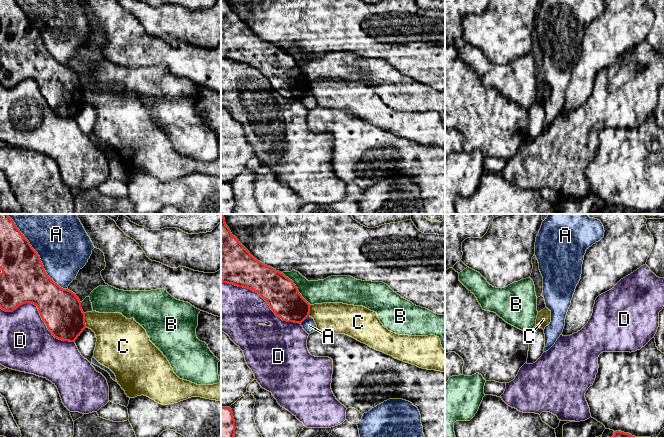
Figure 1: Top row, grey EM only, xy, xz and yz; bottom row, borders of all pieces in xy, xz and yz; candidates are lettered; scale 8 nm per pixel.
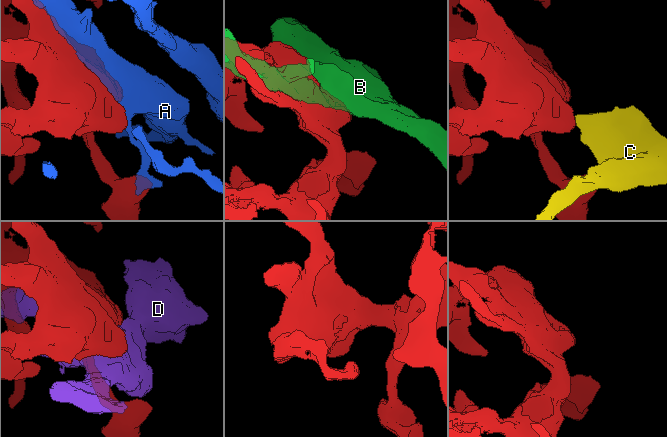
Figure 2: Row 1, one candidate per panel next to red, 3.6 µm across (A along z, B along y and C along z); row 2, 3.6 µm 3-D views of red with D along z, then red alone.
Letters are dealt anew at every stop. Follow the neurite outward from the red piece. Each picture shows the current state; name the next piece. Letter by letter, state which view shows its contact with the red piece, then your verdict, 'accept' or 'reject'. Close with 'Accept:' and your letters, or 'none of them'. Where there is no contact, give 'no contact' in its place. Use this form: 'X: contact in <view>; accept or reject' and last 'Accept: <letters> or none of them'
A: contact in xy; reject
B: contact in xz; reject
C: contact in xy; reject
D: contact in xy; reject
Accept: none of them

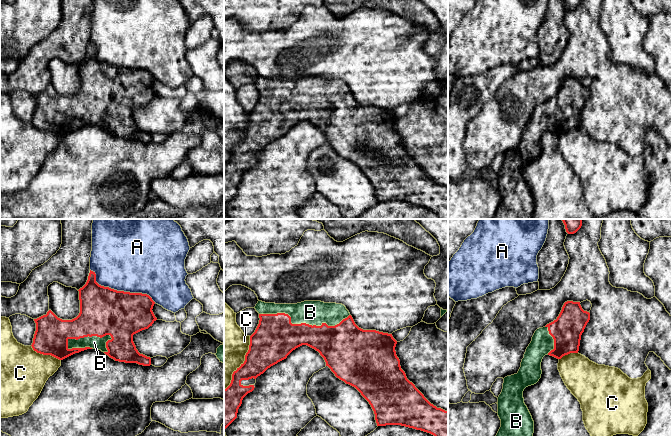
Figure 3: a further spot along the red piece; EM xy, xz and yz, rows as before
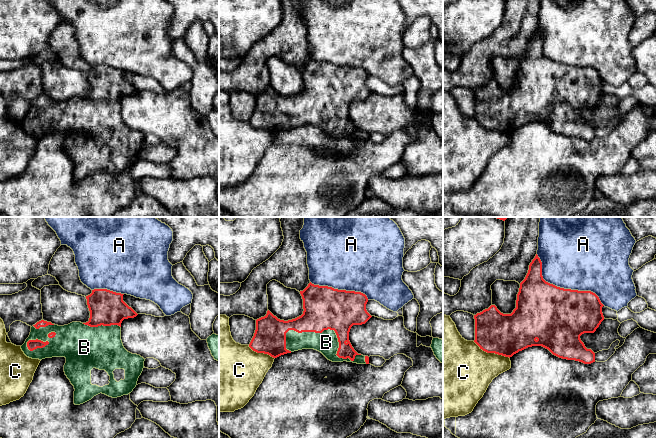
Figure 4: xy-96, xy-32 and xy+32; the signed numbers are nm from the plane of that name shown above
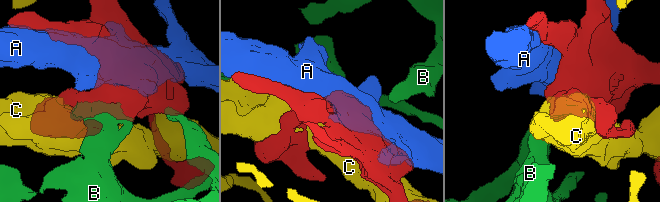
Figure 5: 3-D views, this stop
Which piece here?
A: contact in xy; reject
B: contact in xy; accept
C: contact in xy; reject
Accept: B

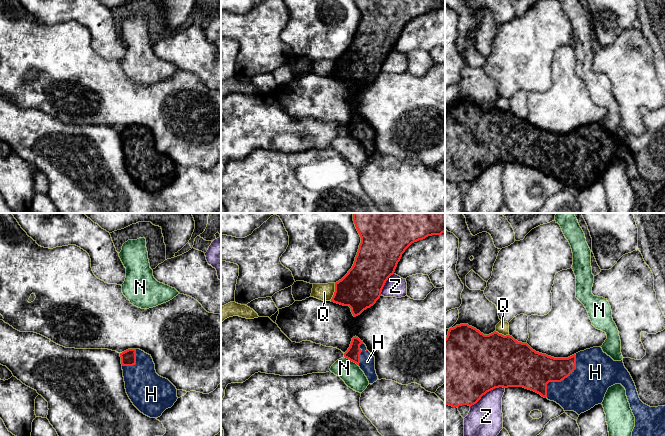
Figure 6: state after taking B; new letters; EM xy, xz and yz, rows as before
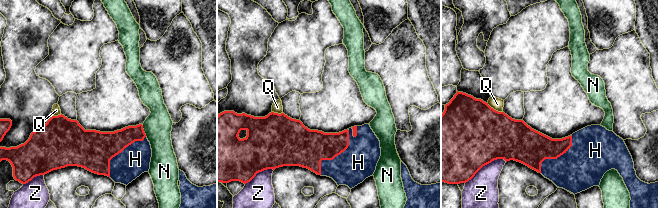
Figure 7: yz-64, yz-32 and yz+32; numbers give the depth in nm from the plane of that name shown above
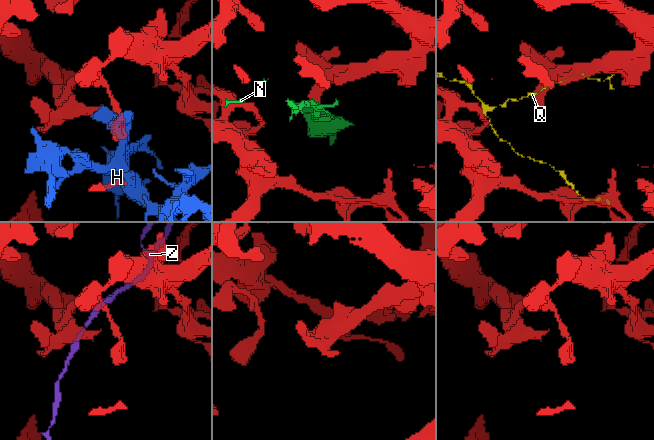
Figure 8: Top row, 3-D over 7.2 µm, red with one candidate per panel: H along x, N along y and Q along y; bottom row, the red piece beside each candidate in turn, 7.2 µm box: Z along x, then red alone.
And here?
H: contact in yz; accept
N: contact in xz; reject
Q: contact in xz; reject
Z: contact in yz; reject
Accept: H

